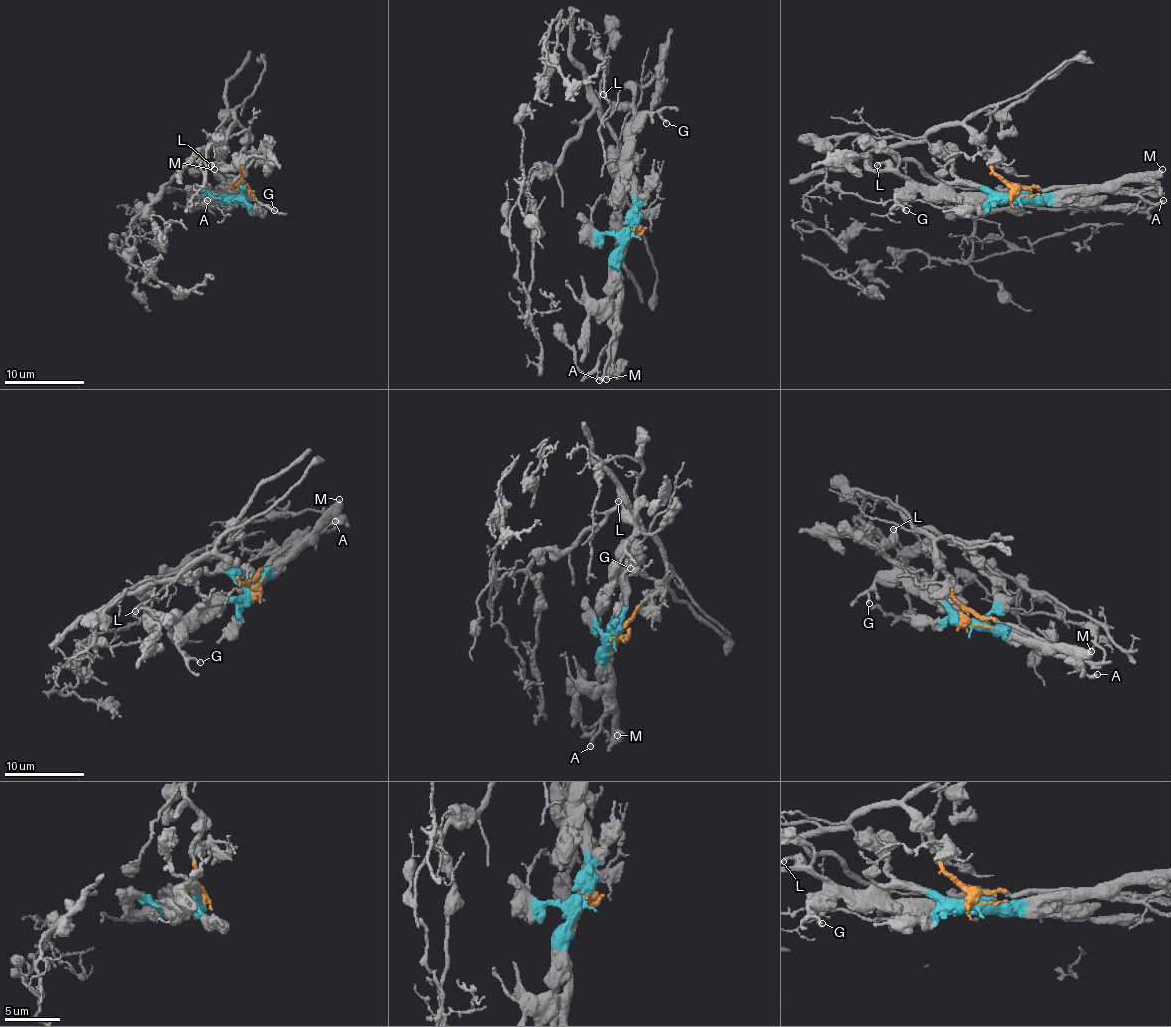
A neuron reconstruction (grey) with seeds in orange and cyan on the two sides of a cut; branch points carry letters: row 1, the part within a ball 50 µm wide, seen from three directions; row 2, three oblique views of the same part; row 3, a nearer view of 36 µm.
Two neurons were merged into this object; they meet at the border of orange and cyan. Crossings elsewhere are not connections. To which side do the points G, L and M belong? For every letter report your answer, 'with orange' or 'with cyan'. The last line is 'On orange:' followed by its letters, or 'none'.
G: with cyan
L: with cyan
M: with cyan
On orange: none

